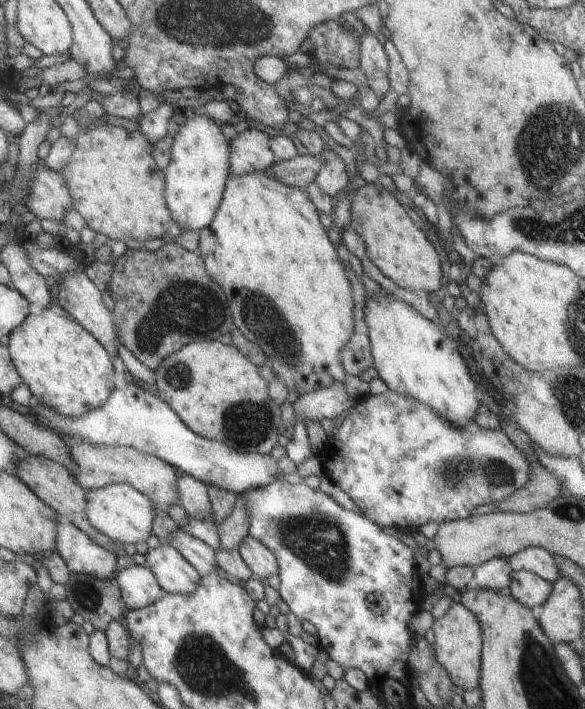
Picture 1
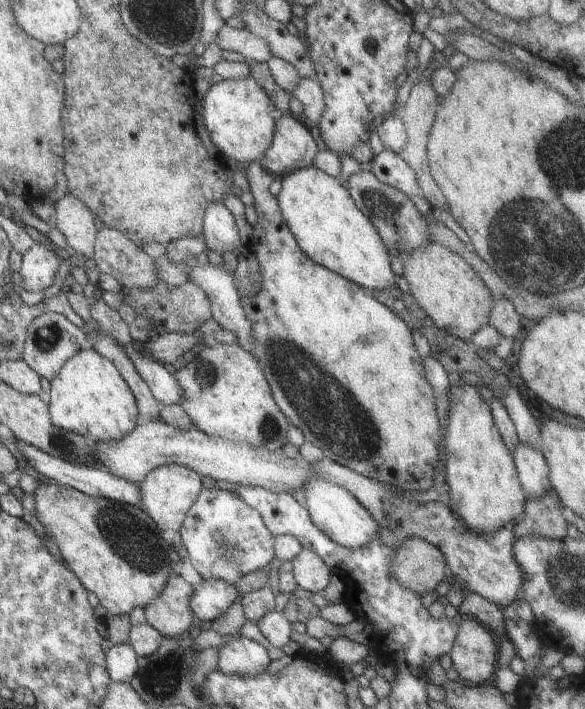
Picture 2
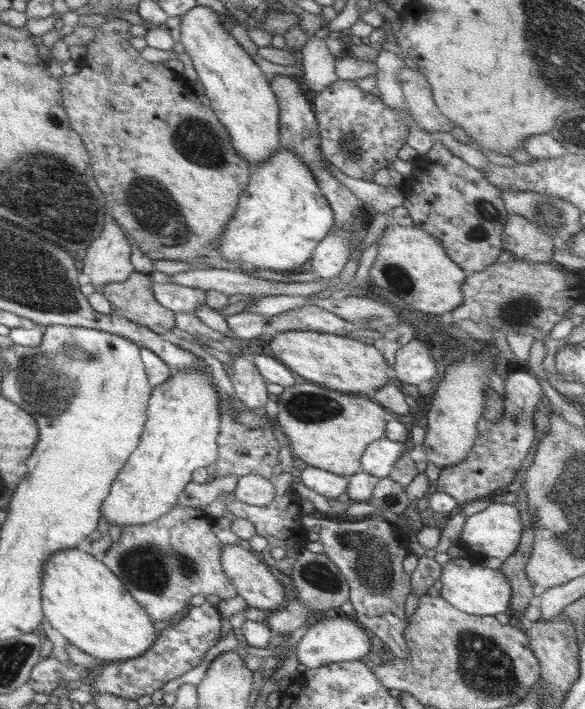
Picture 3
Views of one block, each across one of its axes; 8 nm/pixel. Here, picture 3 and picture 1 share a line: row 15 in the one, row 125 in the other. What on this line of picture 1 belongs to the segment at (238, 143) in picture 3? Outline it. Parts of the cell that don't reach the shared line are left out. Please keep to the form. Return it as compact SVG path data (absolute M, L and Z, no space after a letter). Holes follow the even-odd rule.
M189 112L175 132L169 164L162 170L163 200L173 222L181 226L181 230L198 231L211 220L230 173L227 141L216 122Z

